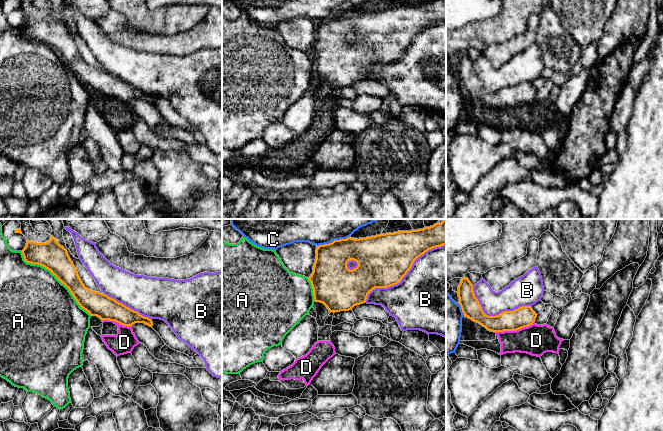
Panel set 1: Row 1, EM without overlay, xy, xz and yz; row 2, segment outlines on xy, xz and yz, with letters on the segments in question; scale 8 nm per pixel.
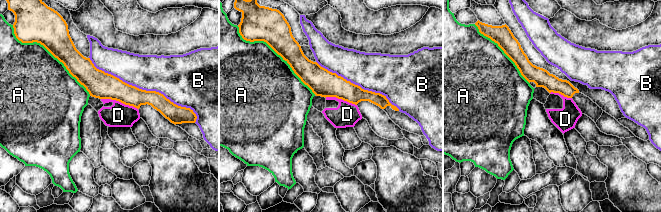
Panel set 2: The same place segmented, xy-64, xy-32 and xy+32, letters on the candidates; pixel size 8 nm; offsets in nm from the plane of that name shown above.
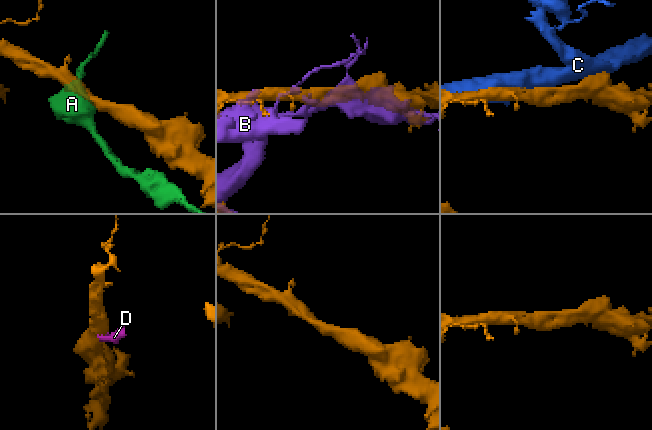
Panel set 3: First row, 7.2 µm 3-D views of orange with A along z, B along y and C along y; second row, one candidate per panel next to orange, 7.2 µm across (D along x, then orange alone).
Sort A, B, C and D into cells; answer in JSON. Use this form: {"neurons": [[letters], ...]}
{"neurons": [["A"], ["B"], ["C"], ["D"]]}

